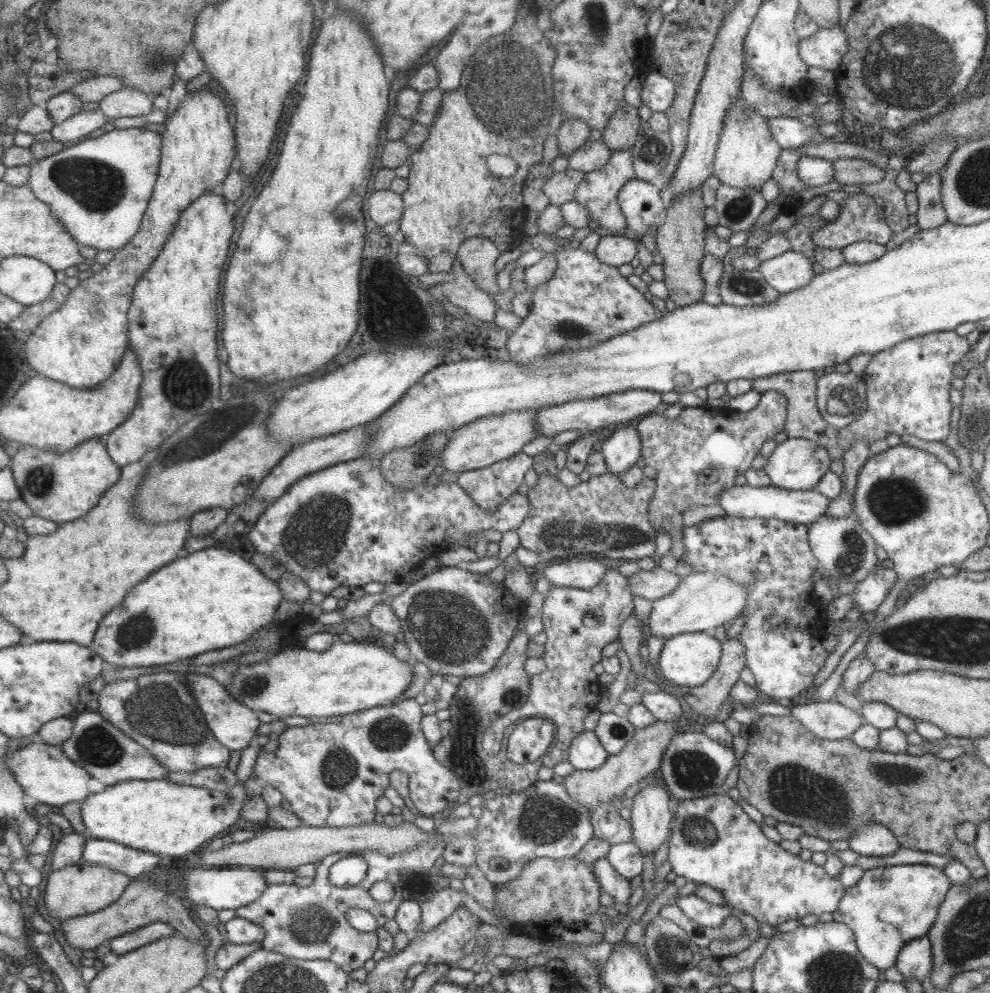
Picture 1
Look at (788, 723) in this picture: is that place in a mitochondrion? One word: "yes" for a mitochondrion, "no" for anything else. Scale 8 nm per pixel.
no

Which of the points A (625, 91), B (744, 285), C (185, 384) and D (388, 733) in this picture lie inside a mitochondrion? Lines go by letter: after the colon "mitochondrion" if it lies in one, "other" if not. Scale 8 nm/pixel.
A: other
B: mitochondrion
C: mitochondrion
D: mitochondrion

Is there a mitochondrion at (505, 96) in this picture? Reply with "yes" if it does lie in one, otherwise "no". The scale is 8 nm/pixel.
yes

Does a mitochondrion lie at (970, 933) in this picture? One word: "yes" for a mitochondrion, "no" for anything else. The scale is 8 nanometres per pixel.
yes

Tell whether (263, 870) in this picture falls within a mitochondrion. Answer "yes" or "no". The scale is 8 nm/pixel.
no

